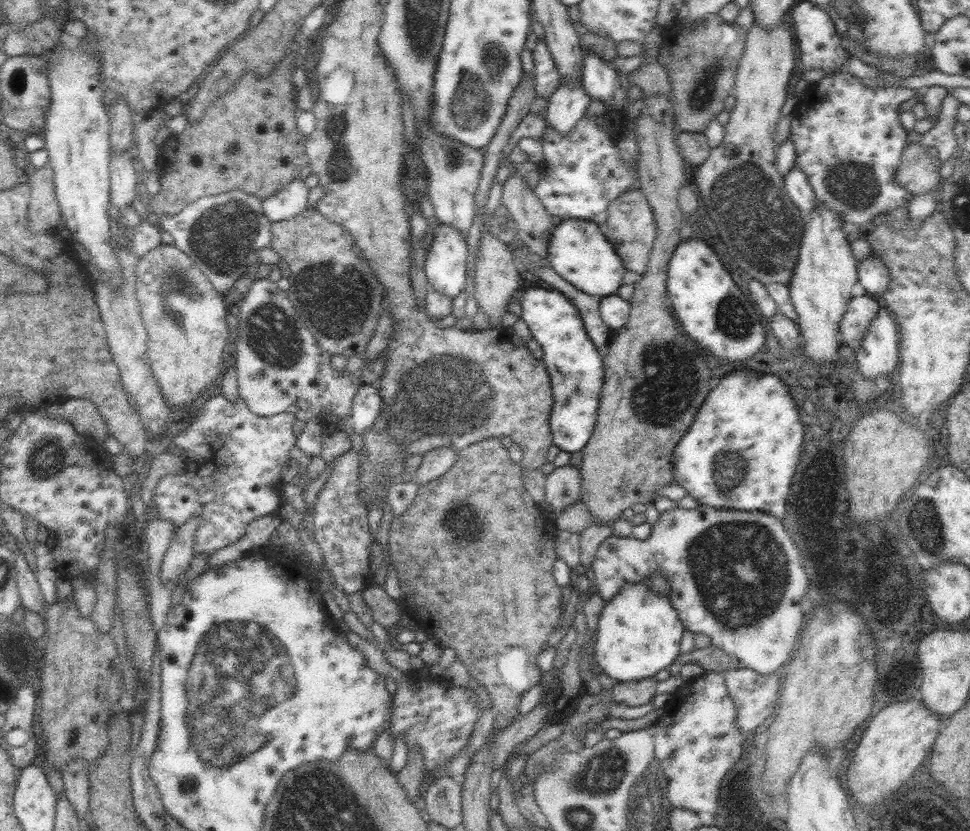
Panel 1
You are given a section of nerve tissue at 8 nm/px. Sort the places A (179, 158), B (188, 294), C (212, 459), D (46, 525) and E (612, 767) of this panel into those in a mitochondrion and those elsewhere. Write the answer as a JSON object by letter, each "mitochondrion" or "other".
{"A":"other","B":"mitochondrion","C":"other","D":"other","E":"mitochondrion"}

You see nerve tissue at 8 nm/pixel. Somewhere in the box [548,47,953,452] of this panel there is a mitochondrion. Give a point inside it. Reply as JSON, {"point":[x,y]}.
{"point":[743,197]}

